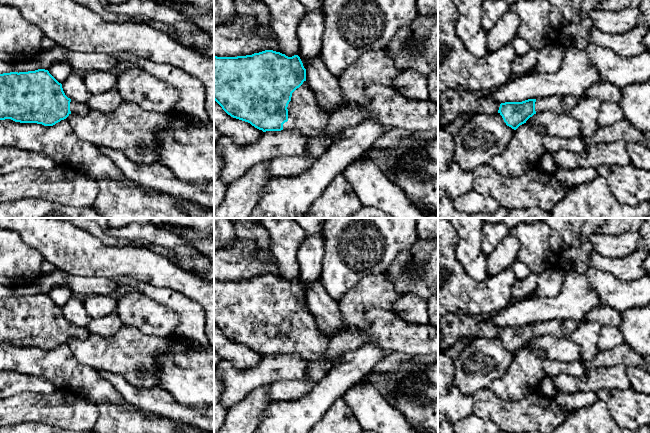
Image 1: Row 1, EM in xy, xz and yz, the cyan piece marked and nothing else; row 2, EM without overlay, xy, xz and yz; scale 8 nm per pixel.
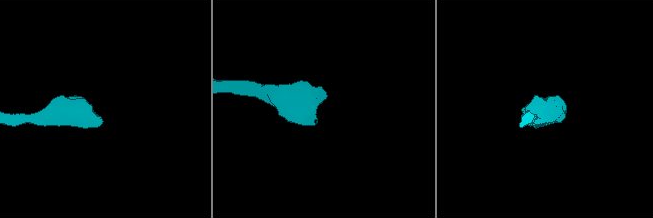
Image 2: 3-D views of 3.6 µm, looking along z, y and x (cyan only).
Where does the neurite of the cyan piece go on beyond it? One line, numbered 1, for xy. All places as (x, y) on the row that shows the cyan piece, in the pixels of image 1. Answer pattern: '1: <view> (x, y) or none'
1: xy (82, 109)

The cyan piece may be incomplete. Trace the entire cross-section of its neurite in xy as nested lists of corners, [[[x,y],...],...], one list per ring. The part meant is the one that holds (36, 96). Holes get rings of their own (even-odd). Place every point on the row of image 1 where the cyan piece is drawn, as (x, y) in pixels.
[[[48,70],[0,74],[0,120],[11,119],[20,123],[37,123],[53,126],[71,113],[85,116],[90,111],[86,103],[68,98],[59,83]]]

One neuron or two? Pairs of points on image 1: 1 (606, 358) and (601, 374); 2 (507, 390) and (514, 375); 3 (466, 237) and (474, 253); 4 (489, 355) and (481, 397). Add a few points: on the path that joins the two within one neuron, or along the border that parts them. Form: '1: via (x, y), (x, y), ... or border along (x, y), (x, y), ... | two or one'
1: border along (626, 365), (587, 367), (585, 369) | two
2: via (511, 386), (514, 383), (514, 379) | one
3: via (469, 241), (470, 249) | one
4: border along (488, 387), (482, 387), (472, 396) | two

